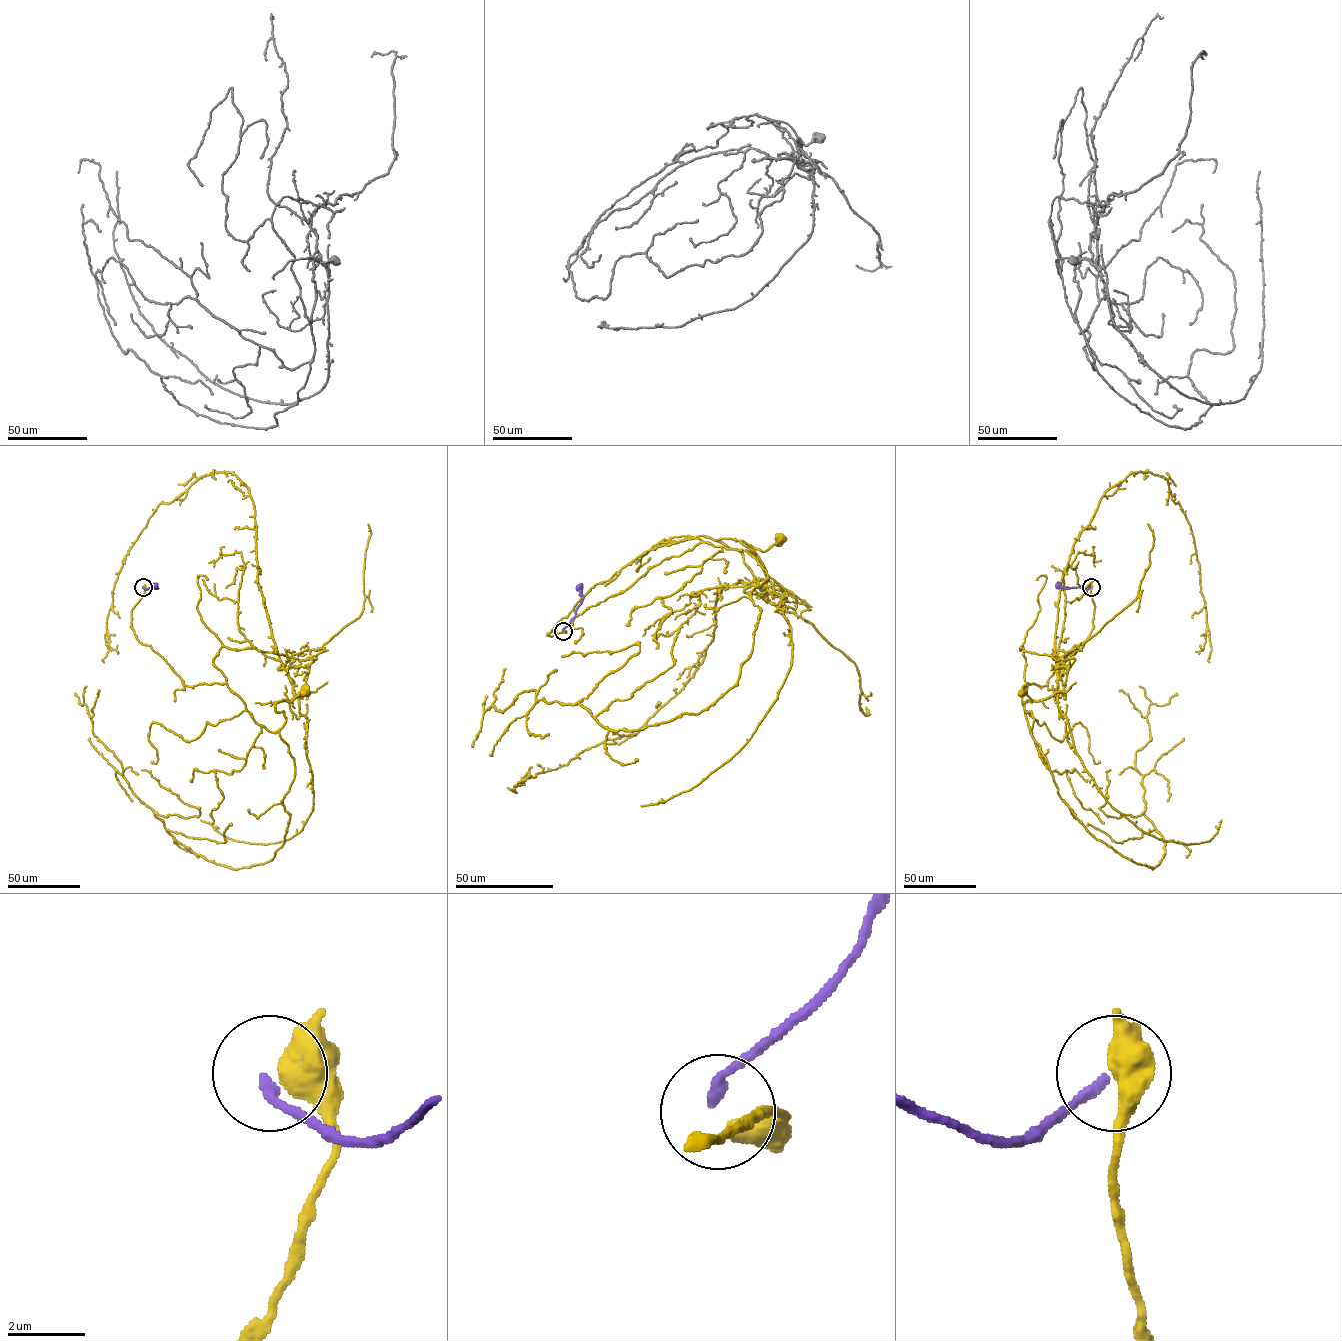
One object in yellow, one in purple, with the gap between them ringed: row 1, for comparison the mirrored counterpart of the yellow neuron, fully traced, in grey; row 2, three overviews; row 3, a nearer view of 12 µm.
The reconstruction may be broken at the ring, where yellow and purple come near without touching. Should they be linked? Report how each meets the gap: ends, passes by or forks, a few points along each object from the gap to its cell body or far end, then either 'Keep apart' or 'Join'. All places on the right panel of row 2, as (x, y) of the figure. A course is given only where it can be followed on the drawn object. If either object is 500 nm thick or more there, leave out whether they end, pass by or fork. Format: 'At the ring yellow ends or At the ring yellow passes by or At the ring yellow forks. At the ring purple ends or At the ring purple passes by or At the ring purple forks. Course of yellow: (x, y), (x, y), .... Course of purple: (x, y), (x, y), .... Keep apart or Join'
Course of yellow: (1091, 587), (1089, 637), (1057, 660), (1047, 684), (1025, 684), (1031, 732), (1024, 703), (1032, 701), (1021, 693). Course of purple: (1090, 587), (1065, 588), (1056, 584). Keep apart

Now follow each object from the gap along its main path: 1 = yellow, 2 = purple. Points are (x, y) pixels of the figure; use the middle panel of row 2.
1: (563, 631), (547, 635), (593, 586), (646, 551), (698, 538), (755, 554), (741, 541), (764, 551), (778, 538)
2: (563, 630), (583, 598), (580, 584)

